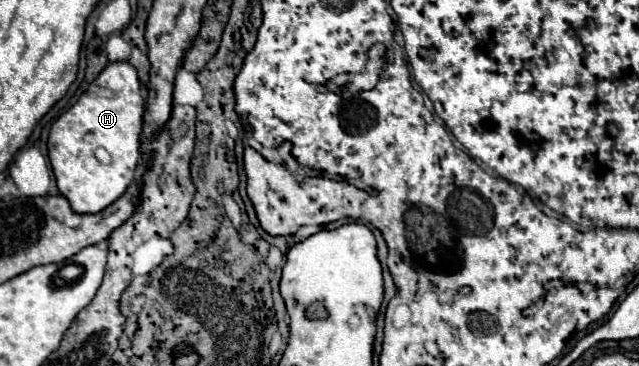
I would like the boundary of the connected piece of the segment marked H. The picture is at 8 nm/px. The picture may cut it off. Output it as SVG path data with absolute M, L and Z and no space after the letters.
M110 62L80 100L52 124L48 134L48 158L58 192L70 202L76 214L96 214L104 210L134 182L140 164L142 114L144 96L136 68L130 62Z

